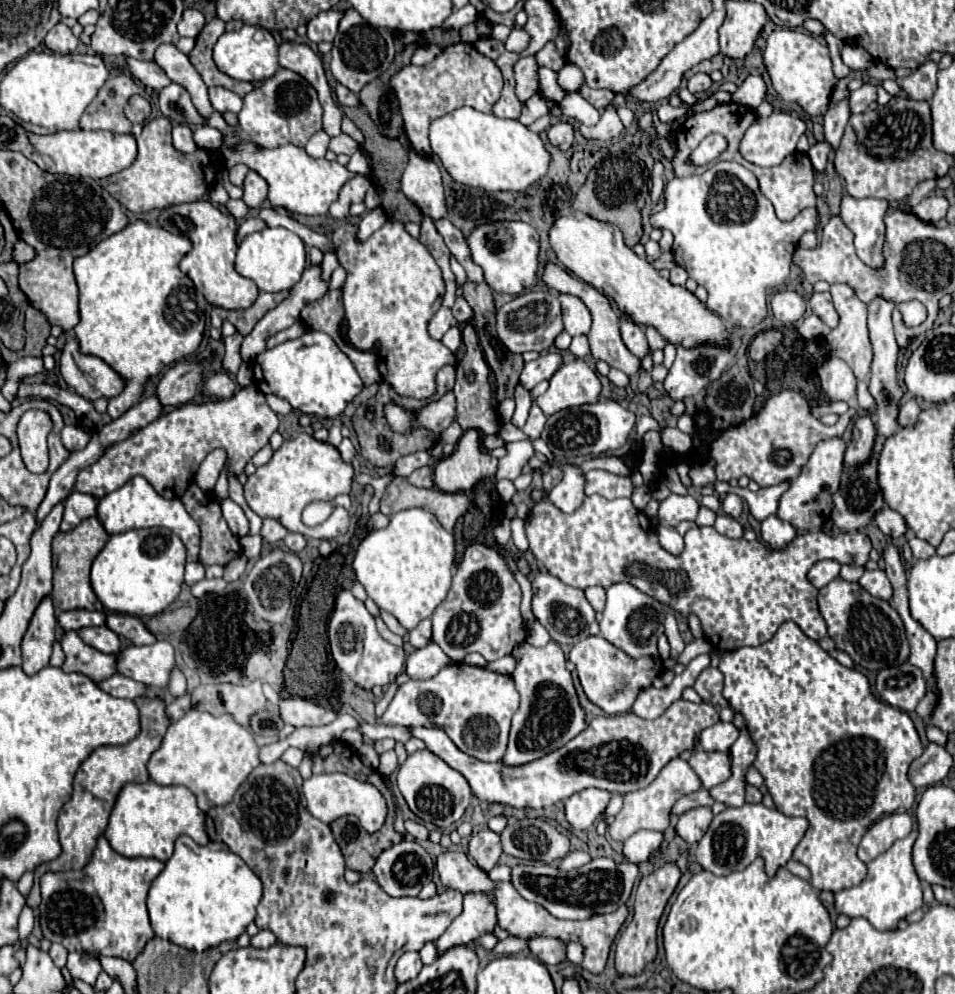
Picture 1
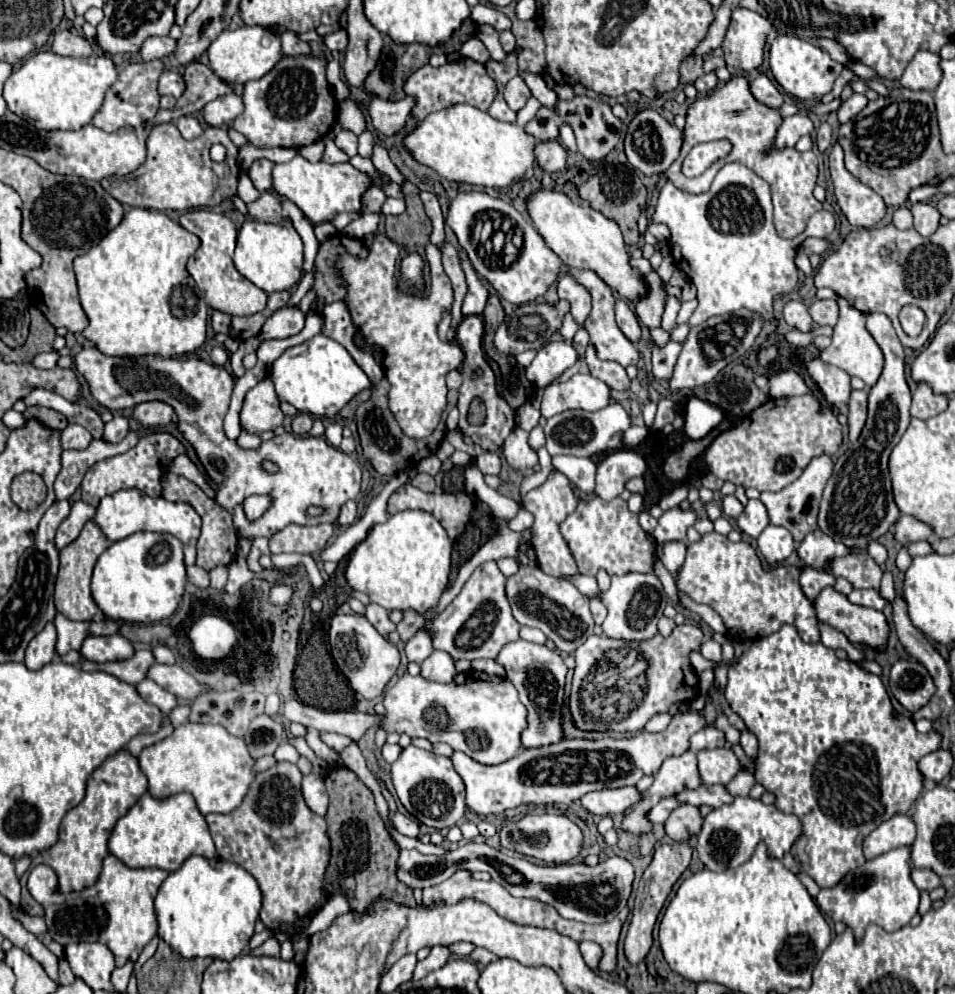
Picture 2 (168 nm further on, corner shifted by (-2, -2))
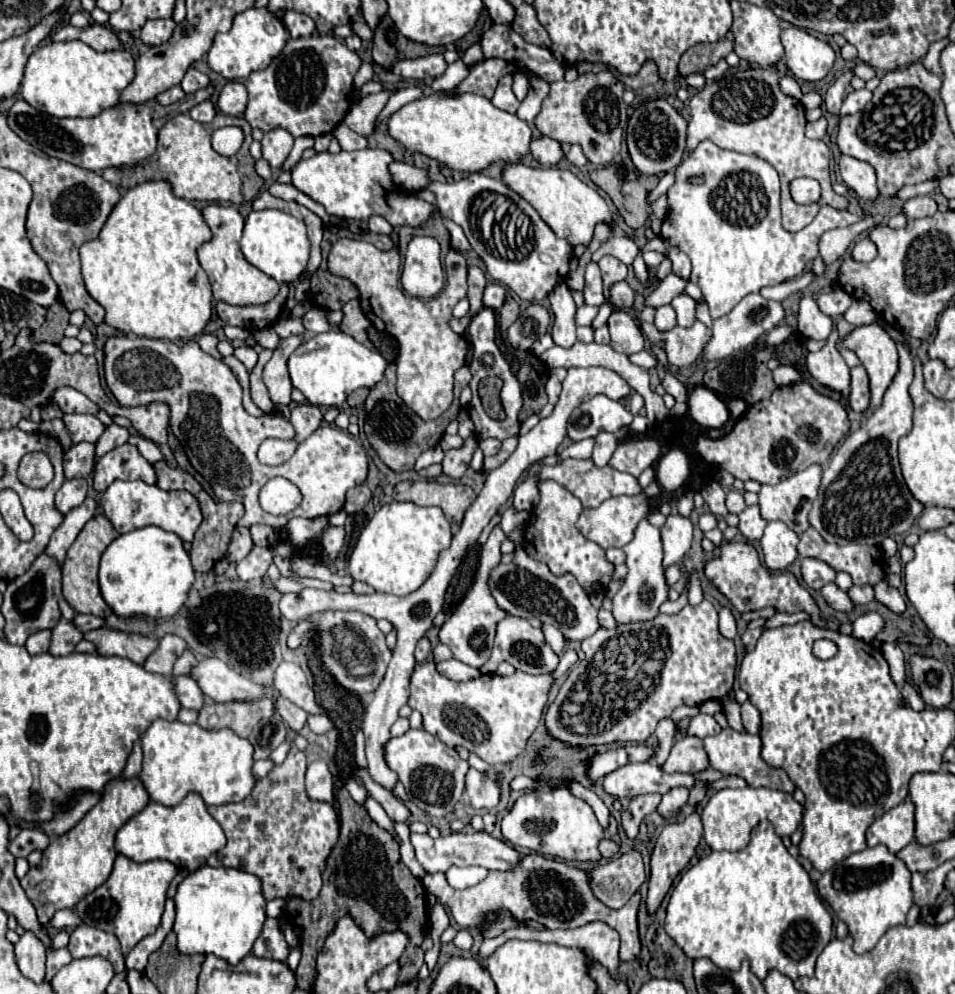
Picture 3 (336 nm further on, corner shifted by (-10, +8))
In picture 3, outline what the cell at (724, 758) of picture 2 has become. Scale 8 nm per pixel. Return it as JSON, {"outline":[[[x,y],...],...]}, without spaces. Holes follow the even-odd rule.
{"outline":[[[722,729],[718,735],[706,737],[704,739],[704,749],[708,753],[710,765],[720,771],[722,775],[738,775],[748,781],[752,787],[769,787],[770,789],[780,789],[786,793],[792,793],[796,785],[788,779],[784,769],[774,769],[760,759],[760,737],[758,735],[748,735],[748,733],[738,733],[734,729]]]}

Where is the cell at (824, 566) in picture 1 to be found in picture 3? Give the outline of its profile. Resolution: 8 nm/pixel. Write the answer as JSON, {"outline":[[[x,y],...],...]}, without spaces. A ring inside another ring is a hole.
{"outline":[[[802,559],[800,569],[802,569],[804,583],[816,591],[820,591],[824,583],[830,583],[836,579],[836,571],[832,571],[832,567],[828,567],[826,563],[820,563],[820,559]]]}

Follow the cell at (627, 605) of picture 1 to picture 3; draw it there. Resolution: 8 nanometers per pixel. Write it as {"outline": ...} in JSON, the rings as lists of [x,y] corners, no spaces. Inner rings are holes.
{"outline":[[[642,519],[634,529],[634,539],[624,545],[628,575],[620,591],[612,597],[612,615],[618,623],[634,623],[634,621],[648,621],[658,615],[658,607],[668,599],[668,585],[662,567],[662,541],[660,529],[650,525],[648,519]]]}

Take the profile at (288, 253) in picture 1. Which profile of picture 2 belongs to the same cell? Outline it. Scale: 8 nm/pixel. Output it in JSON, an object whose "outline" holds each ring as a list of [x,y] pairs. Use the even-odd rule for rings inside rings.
{"outline":[[[244,221],[238,231],[238,243],[234,251],[234,265],[248,281],[260,287],[266,293],[292,289],[302,277],[302,239],[294,227],[272,225],[272,223],[254,223]]]}

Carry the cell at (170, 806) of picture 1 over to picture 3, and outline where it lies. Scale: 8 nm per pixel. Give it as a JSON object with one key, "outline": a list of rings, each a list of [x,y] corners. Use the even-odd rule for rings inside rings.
{"outline":[[[188,793],[176,807],[164,807],[160,803],[148,803],[138,815],[134,815],[116,833],[116,851],[136,863],[166,859],[178,869],[196,871],[206,859],[226,845],[226,837],[216,819],[206,811],[200,795]]]}

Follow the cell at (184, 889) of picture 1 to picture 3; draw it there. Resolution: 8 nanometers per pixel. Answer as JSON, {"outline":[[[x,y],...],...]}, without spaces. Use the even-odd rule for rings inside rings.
{"outline":[[[200,867],[194,873],[190,873],[180,885],[174,895],[176,901],[176,921],[174,921],[174,933],[178,935],[178,951],[182,955],[216,955],[224,959],[230,965],[240,963],[250,951],[258,935],[262,933],[264,921],[266,921],[266,901],[262,897],[260,879],[256,875],[250,875],[246,871],[236,869],[224,869],[224,867]]]}

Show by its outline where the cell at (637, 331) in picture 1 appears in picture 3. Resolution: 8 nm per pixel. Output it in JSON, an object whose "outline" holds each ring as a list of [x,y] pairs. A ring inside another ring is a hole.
{"outline":[[[618,281],[610,287],[610,299],[614,305],[630,309],[634,305],[634,291],[630,289],[630,285],[626,281]]]}

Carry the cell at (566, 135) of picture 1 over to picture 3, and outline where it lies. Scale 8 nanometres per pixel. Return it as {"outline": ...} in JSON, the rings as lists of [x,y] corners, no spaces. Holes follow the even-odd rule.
{"outline":[[[536,137],[536,139],[530,143],[530,153],[532,153],[532,157],[534,157],[540,165],[544,165],[544,167],[558,165],[558,161],[564,157],[562,145],[556,143],[554,139],[548,139],[548,137]]]}

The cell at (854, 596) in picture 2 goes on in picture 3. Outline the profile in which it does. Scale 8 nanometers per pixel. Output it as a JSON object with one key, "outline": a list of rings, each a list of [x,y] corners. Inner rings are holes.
{"outline":[[[852,585],[848,589],[848,597],[852,599],[854,605],[868,605],[870,601],[874,601],[874,589],[872,587],[856,587],[856,585]]]}

